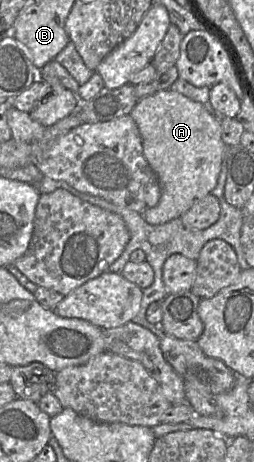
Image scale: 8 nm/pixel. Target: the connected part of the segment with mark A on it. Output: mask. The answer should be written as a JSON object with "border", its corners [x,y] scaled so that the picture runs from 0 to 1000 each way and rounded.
{"border":[[[673,193],[618,197],[543,216],[508,249],[547,279],[567,338],[622,383],[634,407],[622,442],[567,457],[559,468],[594,487],[634,487],[709,472],[776,435],[827,420],[854,400],[890,325],[890,312],[874,303],[870,258],[827,247],[795,223]]]}

